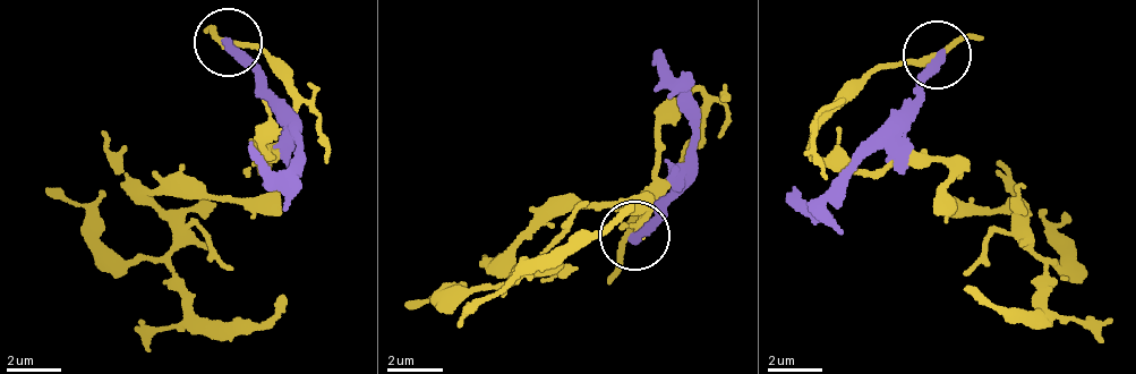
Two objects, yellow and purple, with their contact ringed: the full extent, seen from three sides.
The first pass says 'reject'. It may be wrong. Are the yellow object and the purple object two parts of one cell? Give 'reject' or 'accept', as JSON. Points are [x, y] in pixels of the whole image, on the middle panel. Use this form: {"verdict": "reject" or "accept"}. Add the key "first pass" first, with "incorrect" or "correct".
{"first pass": "correct", "verdict": "reject"}

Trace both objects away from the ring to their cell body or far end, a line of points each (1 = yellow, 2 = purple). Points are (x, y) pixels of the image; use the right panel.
1: (936, 57), (864, 78), (811, 151), (859, 171), (934, 158), (958, 220), (1013, 207), (1036, 312), (966, 285)
2: (936, 57), (921, 105), (852, 162), (821, 201), (785, 195)

